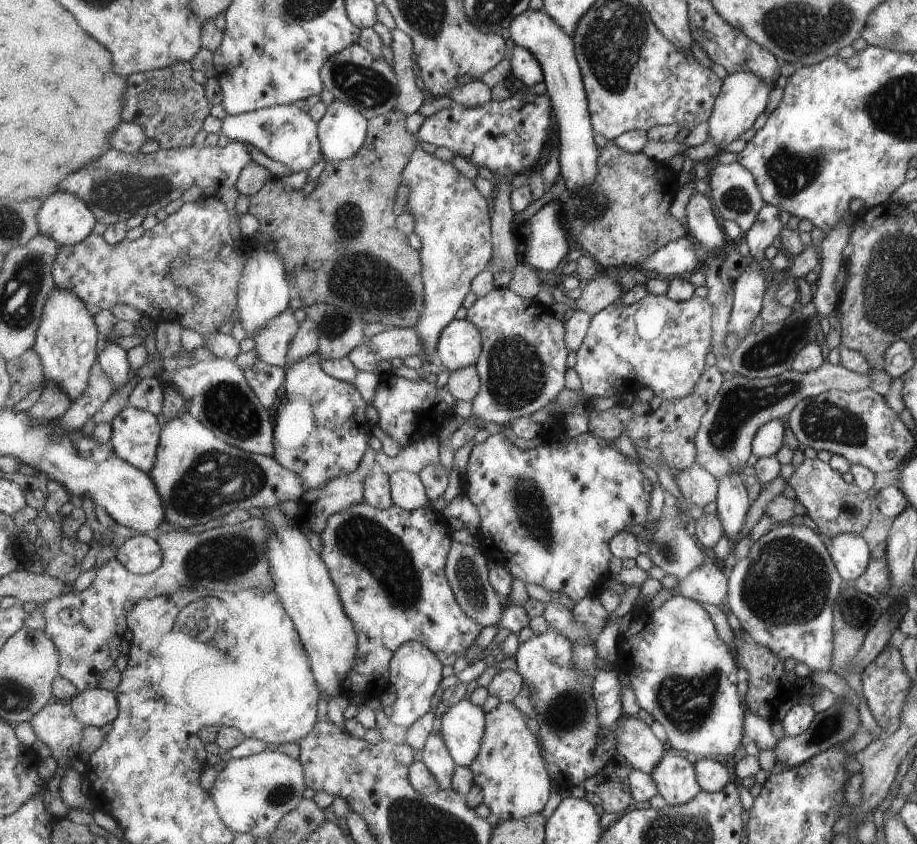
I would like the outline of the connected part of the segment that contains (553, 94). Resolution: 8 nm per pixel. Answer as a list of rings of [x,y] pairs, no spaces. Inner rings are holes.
[[[531,9],[513,20],[510,34],[515,46],[527,48],[542,65],[545,74],[544,84],[554,105],[555,120],[558,122],[559,162],[567,190],[575,192],[577,188],[593,184],[599,175],[599,149],[595,144],[596,133],[589,114],[589,102],[583,84],[582,69],[576,56],[574,38],[571,38],[547,12]]]

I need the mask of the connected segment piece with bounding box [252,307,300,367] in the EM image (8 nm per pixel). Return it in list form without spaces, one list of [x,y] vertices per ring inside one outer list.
[[[287,307],[279,316],[256,332],[252,343],[257,356],[267,364],[285,367],[286,358],[291,348],[291,342],[297,336],[300,324],[295,318],[295,312]]]

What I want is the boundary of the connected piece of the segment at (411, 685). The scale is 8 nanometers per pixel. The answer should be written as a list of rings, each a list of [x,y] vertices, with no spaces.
[[[419,642],[403,644],[395,652],[391,660],[391,681],[396,688],[396,700],[390,716],[392,723],[409,728],[434,709],[433,696],[440,693],[443,666],[445,666],[443,660]]]

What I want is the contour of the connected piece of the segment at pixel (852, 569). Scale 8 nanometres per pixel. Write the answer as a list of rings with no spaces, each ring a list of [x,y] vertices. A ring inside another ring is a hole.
[[[839,534],[833,540],[826,540],[825,546],[843,583],[856,580],[869,564],[869,548],[860,534]]]

